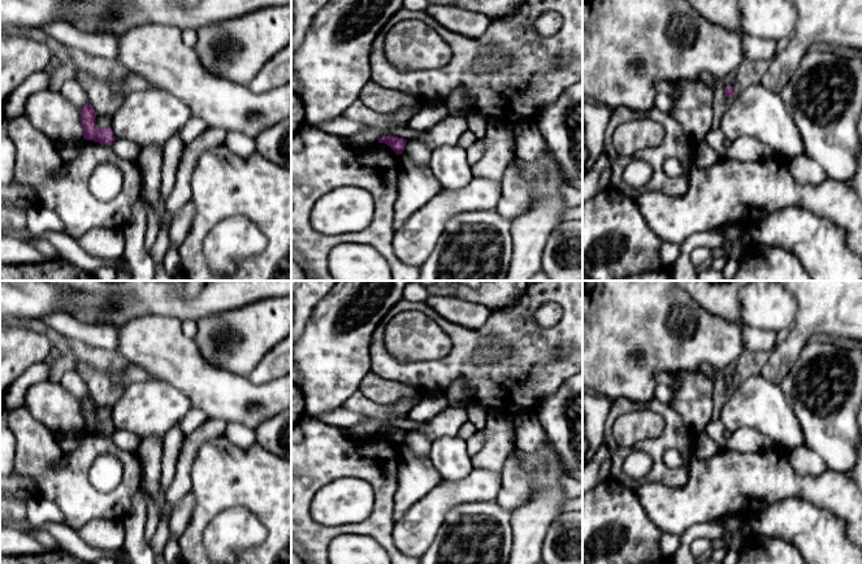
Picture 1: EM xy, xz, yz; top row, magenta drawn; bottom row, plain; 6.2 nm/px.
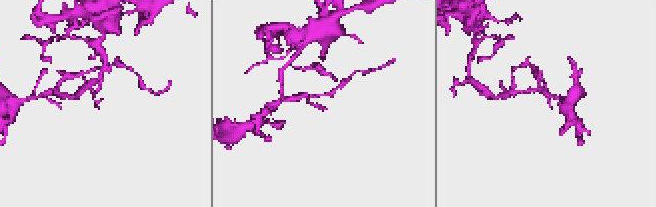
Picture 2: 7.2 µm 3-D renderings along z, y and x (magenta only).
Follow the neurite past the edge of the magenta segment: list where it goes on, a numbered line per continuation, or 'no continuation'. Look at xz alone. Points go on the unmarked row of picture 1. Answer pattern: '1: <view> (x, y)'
no continuation

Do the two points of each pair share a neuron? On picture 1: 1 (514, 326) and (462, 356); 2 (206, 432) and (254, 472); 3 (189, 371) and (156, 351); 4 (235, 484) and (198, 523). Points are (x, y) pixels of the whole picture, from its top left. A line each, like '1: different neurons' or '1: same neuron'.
1: same neuron
2: different neurons
3: same neuron
4: same neuron

